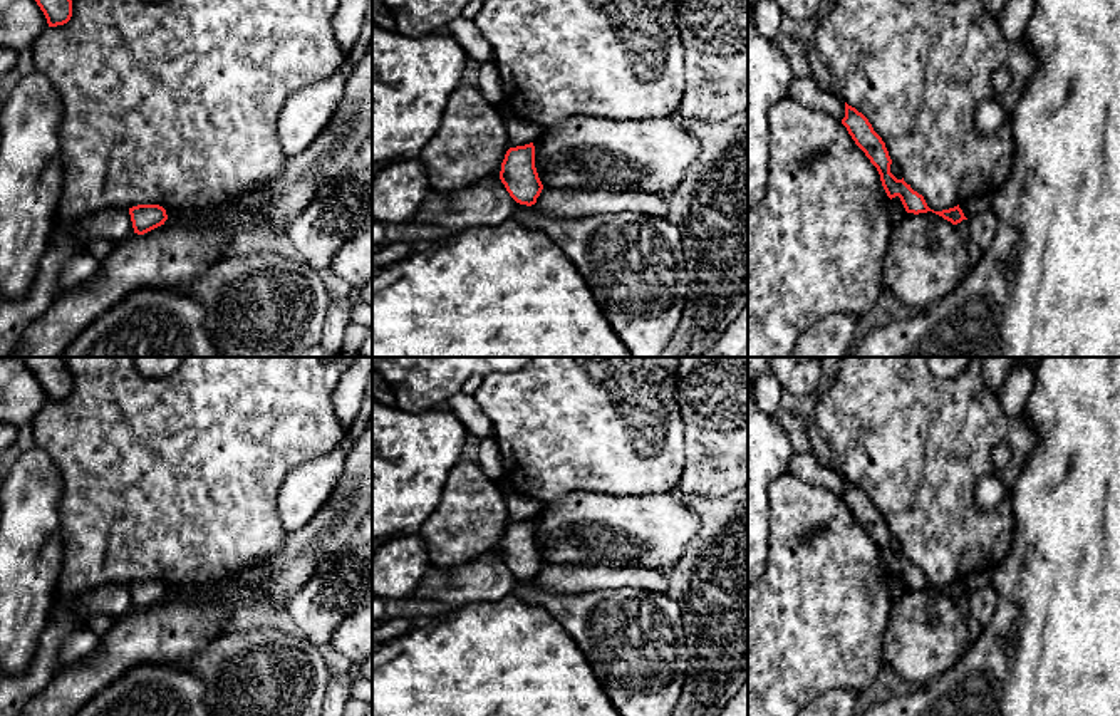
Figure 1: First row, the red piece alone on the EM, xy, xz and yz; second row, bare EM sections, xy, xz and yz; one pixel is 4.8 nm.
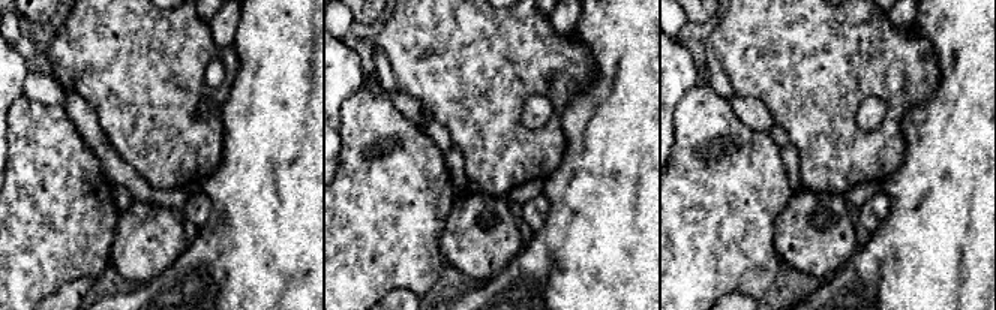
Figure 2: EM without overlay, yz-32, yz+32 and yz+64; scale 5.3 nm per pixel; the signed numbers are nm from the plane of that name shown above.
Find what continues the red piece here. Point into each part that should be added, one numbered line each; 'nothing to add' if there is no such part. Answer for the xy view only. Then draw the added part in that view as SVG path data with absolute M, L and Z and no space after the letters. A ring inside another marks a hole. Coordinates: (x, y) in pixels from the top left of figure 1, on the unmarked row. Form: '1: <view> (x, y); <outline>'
1: xy (173, 631); M372 412L355 439L339 483L319 513L292 532L282 547L223 579L201 580L186 592L169 594L144 610L131 610L101 637L94 652L60 667L45 689L37 693L20 716L75 716L96 694L141 664L186 664L220 636L225 620L241 607L270 602L283 605L315 575L320 562L344 548L362 518L372 508Z

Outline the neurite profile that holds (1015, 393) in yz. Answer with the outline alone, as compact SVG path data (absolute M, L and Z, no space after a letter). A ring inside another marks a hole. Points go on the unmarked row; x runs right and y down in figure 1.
M1014 362L1009 376L1004 381L1004 386L998 391L1003 409L1009 416L1024 414L1026 401L1033 389L1033 379L1034 379L1033 367L1021 362Z

